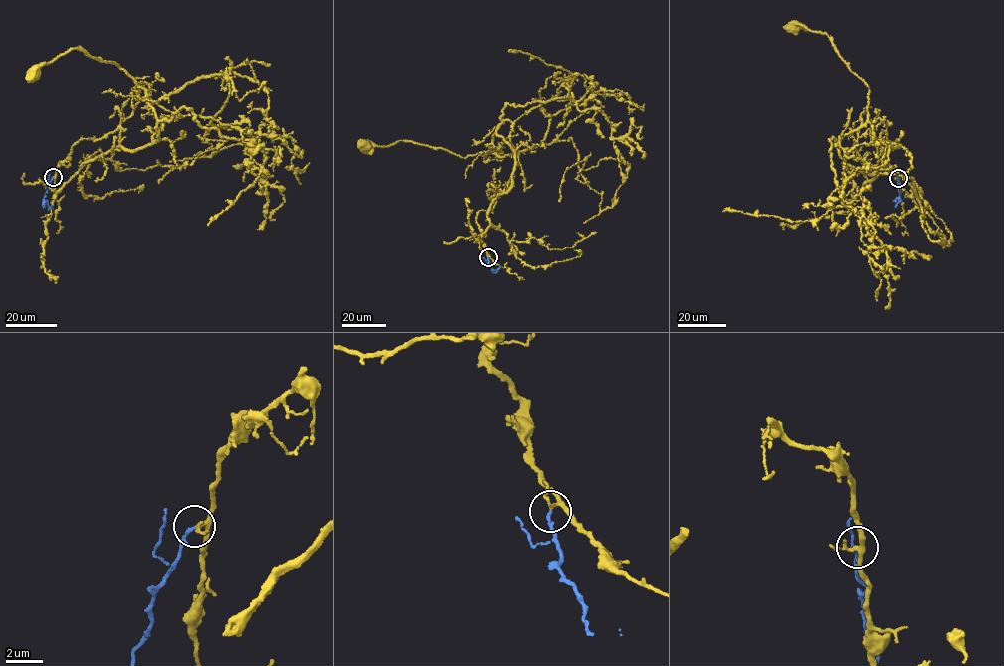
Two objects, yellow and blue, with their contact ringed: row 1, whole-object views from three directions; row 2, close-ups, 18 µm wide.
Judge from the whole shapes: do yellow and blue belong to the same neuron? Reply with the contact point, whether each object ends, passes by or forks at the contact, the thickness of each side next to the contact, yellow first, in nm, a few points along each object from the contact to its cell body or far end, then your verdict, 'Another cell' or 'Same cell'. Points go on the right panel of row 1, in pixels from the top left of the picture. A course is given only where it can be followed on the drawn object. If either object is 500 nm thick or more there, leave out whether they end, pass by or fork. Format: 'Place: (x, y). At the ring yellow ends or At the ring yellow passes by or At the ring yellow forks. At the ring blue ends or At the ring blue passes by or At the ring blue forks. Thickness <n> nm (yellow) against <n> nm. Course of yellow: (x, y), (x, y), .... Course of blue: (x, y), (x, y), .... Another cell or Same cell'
Place: (898, 178). At the ring yellow forks. At the ring blue ends. Thickness 150 nm (yellow) against 140 nm. Course of yellow: (898, 179), (879, 146), (873, 174), (839, 155), (867, 120), (869, 90), (824, 33), (794, 27). Course of blue: (898, 179), (901, 192), (894, 200), (898, 197). Same cell

